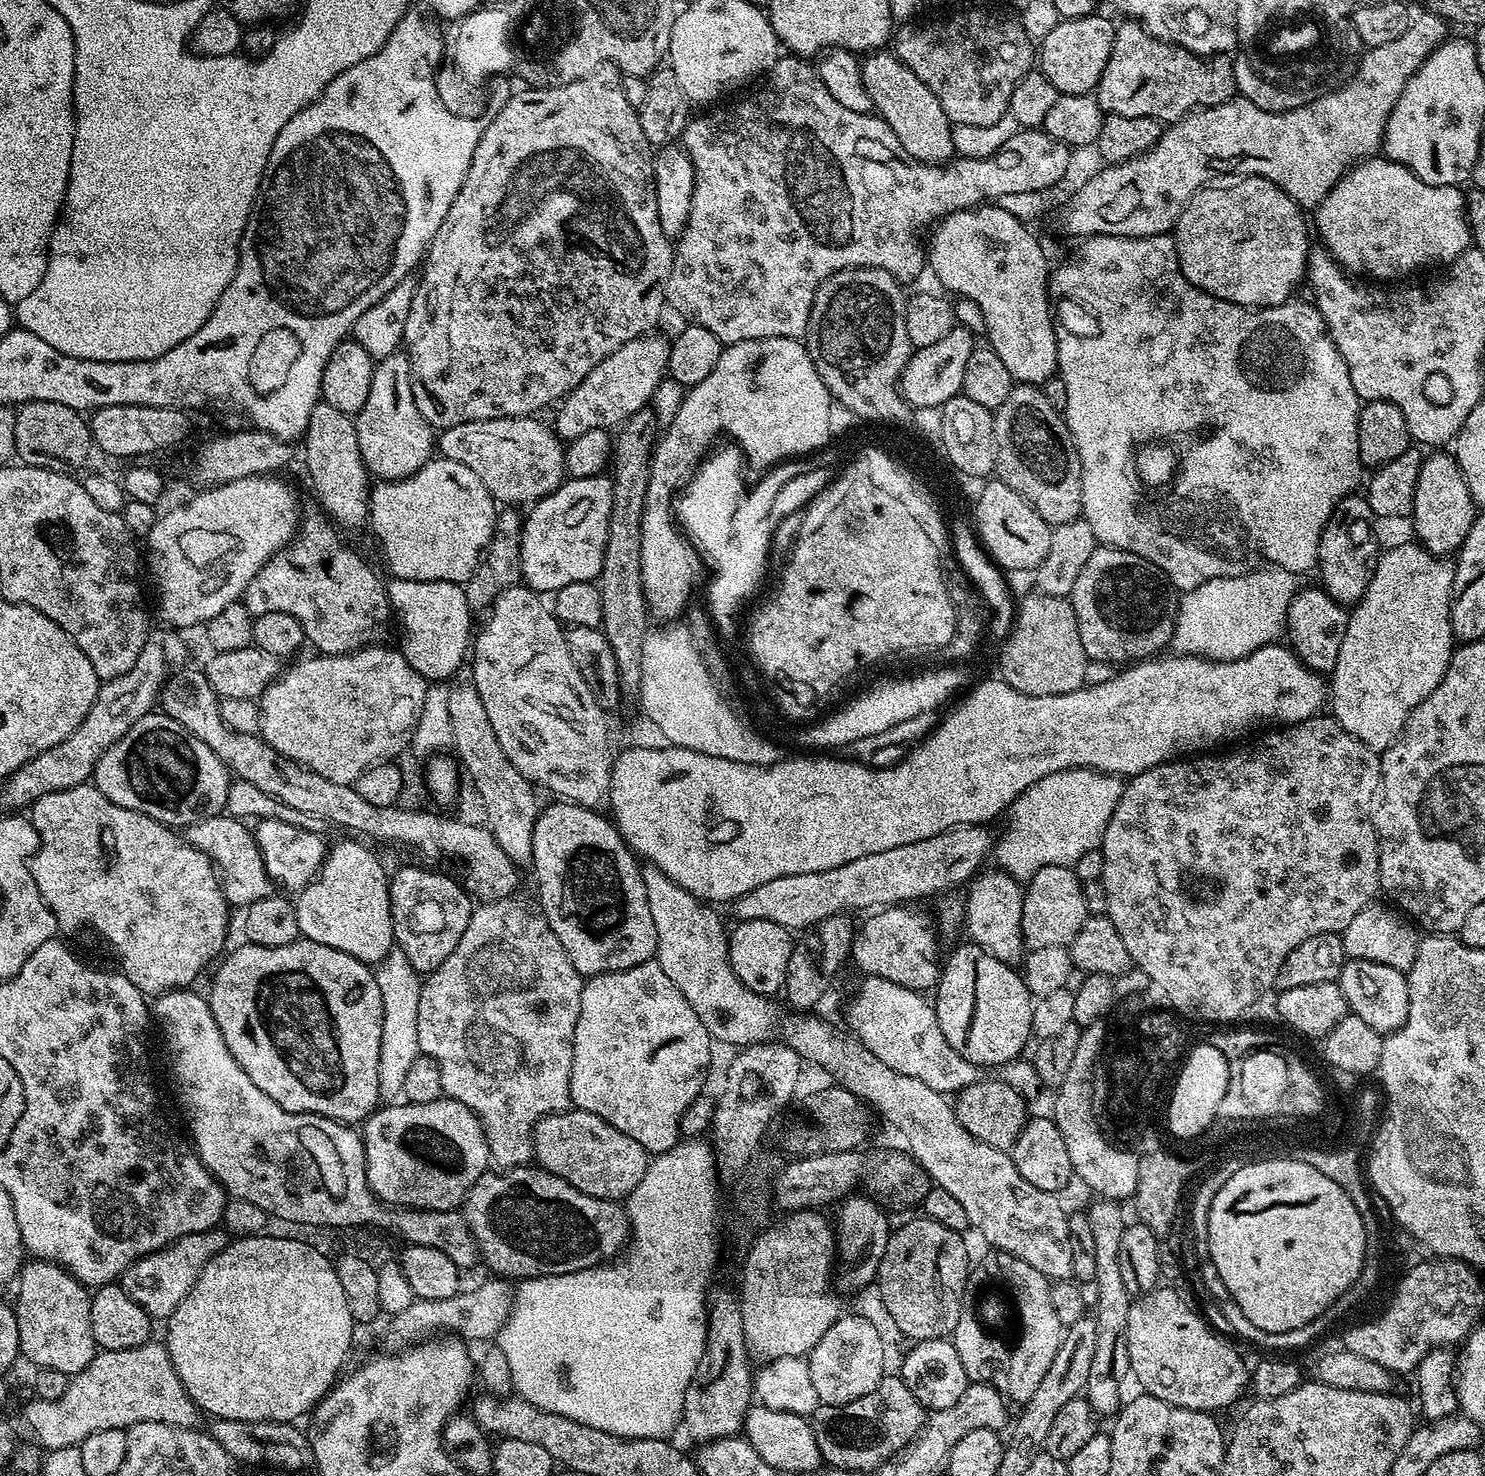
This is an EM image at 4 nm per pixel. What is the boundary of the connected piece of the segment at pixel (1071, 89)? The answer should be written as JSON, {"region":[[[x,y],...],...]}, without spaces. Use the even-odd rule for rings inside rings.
{"region":[[[1093,14],[1086,18],[1074,18],[1073,20],[1060,20],[1046,34],[1044,40],[1038,44],[1038,71],[1048,79],[1060,94],[1086,94],[1095,93],[1098,82],[1102,78],[1102,70],[1106,70],[1106,62],[1114,55],[1116,46],[1115,23],[1111,24],[1106,17],[1101,14]]]}

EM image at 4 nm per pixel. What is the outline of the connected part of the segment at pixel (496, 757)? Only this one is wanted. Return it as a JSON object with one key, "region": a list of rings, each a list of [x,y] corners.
{"region":[[[462,666],[449,681],[448,705],[452,725],[452,748],[461,769],[468,776],[482,802],[487,827],[495,836],[498,846],[505,851],[517,867],[531,865],[533,854],[533,830],[539,816],[540,802],[534,792],[535,787],[529,783],[498,743],[487,717],[486,706],[479,697],[475,685],[473,670]]]}

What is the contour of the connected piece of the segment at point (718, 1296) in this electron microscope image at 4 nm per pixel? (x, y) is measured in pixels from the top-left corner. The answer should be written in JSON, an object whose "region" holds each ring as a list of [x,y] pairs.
{"region":[[[713,1291],[708,1305],[708,1337],[704,1347],[704,1356],[700,1360],[690,1386],[686,1386],[686,1398],[684,1399],[682,1428],[685,1428],[694,1439],[700,1440],[699,1442],[711,1442],[725,1440],[727,1436],[741,1435],[746,1414],[754,1404],[754,1370],[748,1364],[750,1365],[750,1357],[744,1341],[742,1310],[737,1293],[735,1291]]]}

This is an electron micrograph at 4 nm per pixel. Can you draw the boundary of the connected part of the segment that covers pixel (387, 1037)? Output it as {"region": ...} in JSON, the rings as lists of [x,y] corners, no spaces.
{"region":[[[398,947],[388,951],[386,958],[375,965],[378,990],[382,994],[382,1050],[378,1058],[378,1086],[385,1101],[392,1102],[403,1093],[406,1074],[414,1058],[421,1055],[418,1046],[418,998],[420,997],[421,973],[410,966],[406,954]]]}

